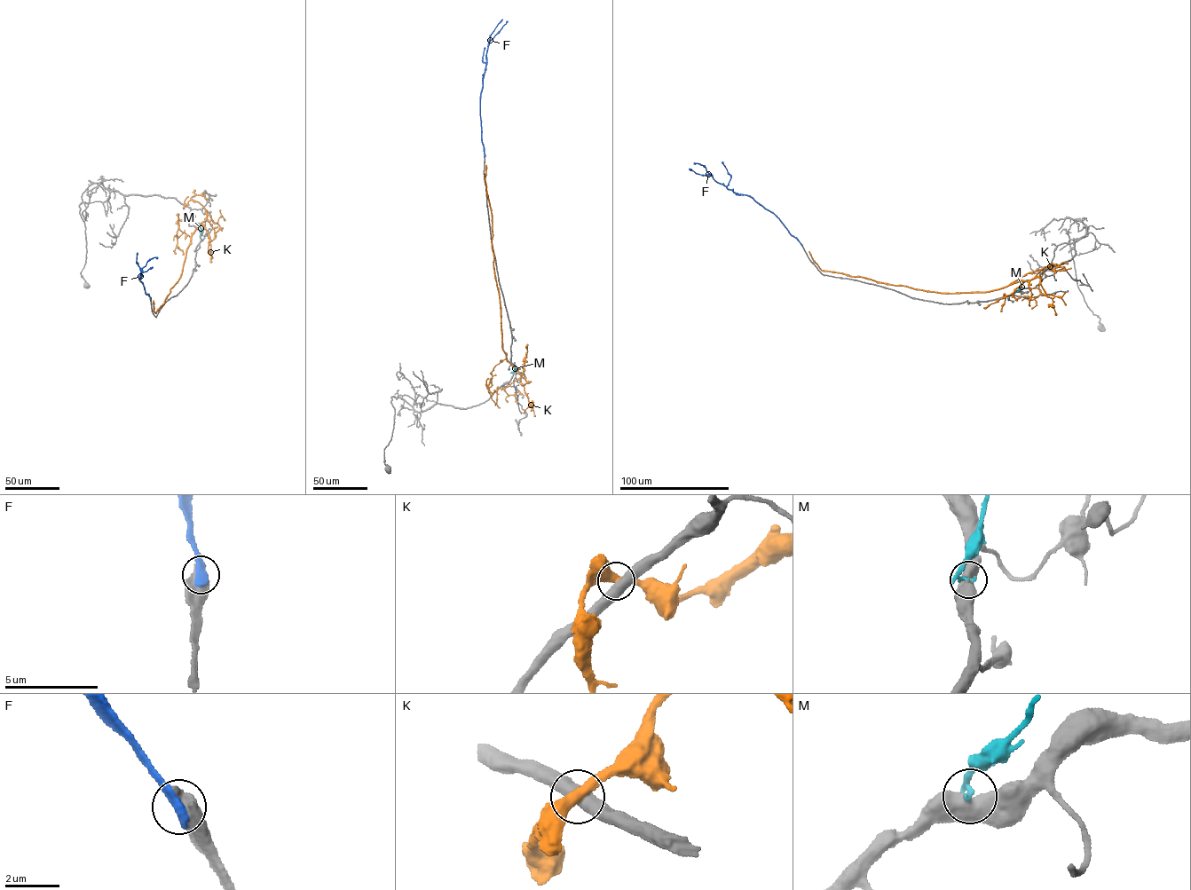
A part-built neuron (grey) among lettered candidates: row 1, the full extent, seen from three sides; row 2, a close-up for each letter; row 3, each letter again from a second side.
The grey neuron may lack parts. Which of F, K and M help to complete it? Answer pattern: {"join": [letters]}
{"join": []}

